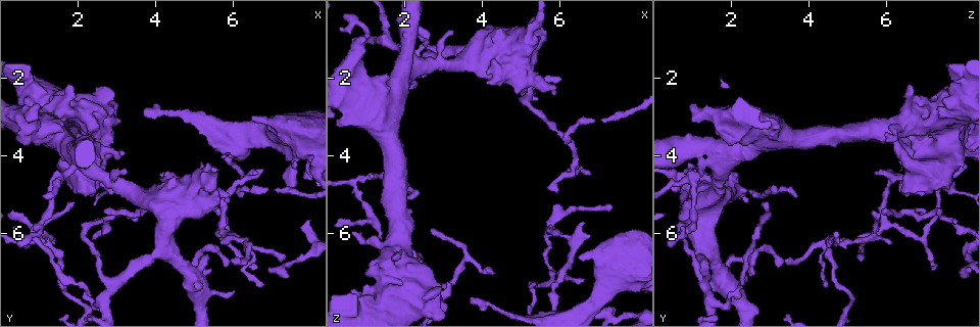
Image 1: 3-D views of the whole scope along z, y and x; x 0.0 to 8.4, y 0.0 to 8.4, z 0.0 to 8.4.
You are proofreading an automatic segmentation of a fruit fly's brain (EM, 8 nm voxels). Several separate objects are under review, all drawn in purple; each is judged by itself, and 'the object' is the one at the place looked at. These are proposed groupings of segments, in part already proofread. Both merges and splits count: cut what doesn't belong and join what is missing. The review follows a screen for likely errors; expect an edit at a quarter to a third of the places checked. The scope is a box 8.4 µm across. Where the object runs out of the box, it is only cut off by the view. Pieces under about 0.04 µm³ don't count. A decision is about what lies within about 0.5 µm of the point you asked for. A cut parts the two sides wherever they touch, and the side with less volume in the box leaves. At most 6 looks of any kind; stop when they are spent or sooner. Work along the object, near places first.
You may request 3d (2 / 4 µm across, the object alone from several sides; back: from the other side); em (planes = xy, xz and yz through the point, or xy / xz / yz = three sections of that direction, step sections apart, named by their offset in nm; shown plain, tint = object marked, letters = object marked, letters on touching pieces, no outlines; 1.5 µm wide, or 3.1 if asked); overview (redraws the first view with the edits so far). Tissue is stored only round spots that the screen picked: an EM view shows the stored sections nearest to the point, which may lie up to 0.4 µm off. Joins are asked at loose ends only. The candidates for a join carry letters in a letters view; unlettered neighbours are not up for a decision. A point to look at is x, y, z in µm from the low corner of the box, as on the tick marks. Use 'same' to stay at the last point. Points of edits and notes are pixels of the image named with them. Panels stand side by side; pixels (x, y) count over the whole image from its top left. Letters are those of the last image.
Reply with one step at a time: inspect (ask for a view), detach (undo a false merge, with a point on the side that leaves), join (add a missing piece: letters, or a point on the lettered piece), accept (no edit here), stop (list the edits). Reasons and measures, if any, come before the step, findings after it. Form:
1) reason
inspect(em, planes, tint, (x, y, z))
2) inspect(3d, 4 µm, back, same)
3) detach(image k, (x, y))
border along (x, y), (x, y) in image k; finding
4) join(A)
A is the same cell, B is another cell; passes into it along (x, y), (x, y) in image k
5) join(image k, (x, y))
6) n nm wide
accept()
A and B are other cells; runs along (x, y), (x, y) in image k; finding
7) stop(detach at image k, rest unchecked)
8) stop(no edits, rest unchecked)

free end
inspect(em, planes, letters, (5.95, 7.40, 2.05))

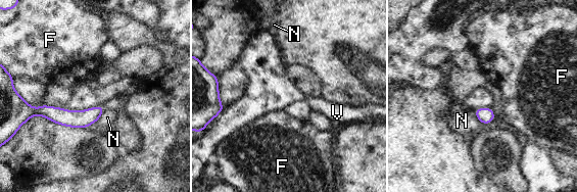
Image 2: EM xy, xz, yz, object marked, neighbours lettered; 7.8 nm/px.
join(V)
V is the same cell, F and N are other cells; passes into it along (83, 118), (101, 105), (118, 102) in image 2; it goes on there

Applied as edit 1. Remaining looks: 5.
tapers out
inspect(em, planes, tint, (5.65, 6.20, 4.80))

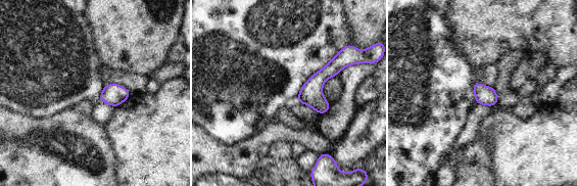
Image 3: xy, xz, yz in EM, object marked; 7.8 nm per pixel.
what lies round it
inspect(em, planes, letters, same)

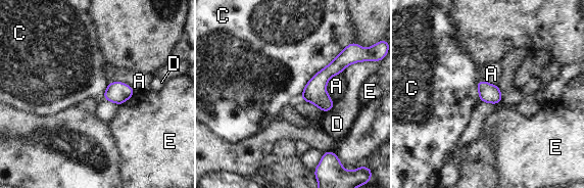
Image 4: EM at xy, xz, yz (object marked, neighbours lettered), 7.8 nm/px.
140 nm wide
accept()
A, C, D and E are other cells; border along (346, 46), (307, 82), (300, 97) in image 4; none of them fits

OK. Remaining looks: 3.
a fork
inspect(em, planes, letters, (0.75, 6.20, 4.65))

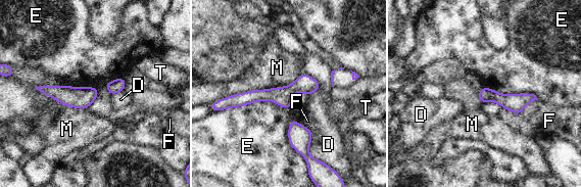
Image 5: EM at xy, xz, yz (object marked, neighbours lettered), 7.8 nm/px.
accept()
D, E, F, M and T are other cells; continuous, no second neuron

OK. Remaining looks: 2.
stop(join at image 2, rest unchecked)

